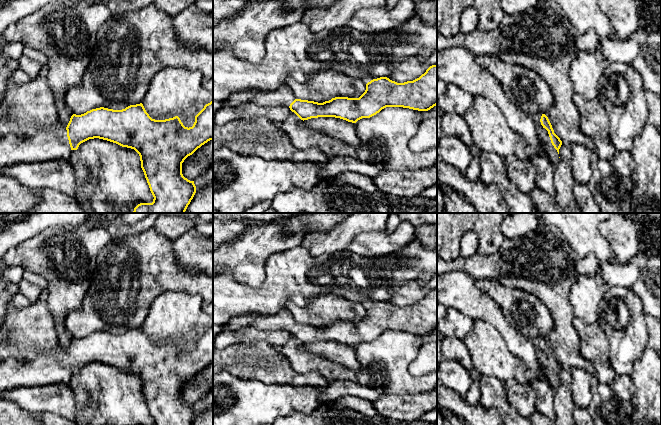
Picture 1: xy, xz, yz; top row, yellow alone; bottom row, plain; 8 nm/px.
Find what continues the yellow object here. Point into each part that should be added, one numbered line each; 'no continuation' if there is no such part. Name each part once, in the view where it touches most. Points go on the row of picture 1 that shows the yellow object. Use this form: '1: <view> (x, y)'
1: yz (543, 135)

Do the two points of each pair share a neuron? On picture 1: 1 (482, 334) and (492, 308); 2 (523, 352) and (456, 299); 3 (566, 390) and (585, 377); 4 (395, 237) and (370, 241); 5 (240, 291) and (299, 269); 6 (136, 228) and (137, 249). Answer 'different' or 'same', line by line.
1: different
2: same
3: different
4: same
5: same
6: different

